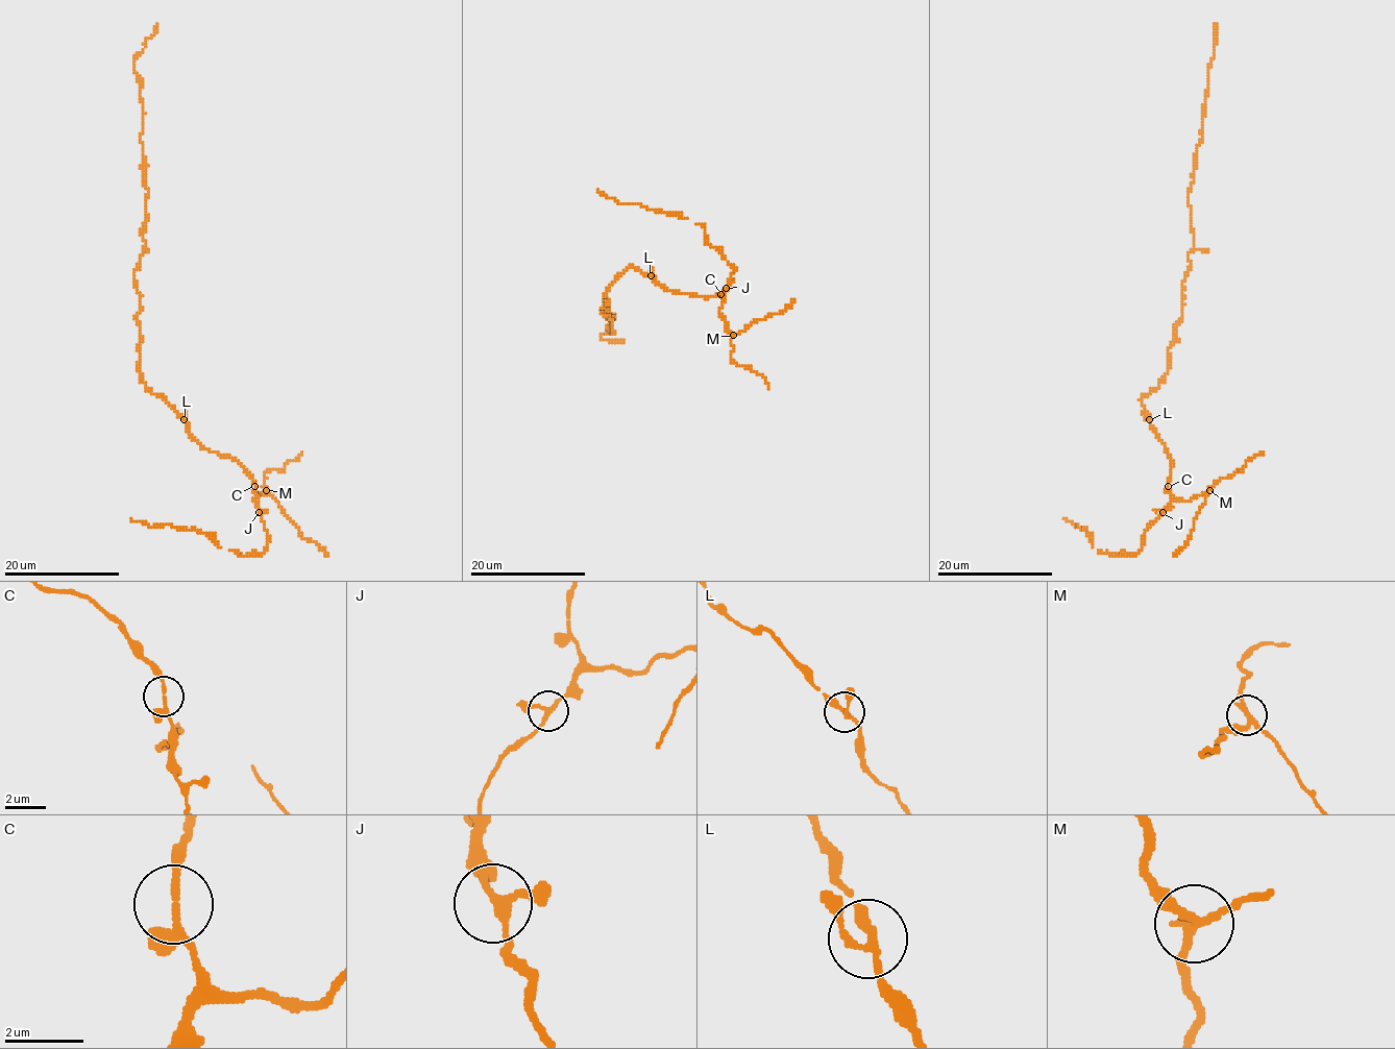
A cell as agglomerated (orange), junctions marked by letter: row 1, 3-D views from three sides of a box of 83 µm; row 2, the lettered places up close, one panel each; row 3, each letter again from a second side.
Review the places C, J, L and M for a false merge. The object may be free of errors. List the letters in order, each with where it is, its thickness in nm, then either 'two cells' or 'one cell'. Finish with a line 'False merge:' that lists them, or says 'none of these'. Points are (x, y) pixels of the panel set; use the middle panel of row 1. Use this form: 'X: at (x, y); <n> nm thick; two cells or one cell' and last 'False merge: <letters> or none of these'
C: at (720, 294); 150 nm thick; one cell
J: at (726, 288); 190 nm thick; one cell
L: at (651, 275); 200 nm thick; one cell
M: at (733, 335); 220 nm thick; two cells
False merge: M

